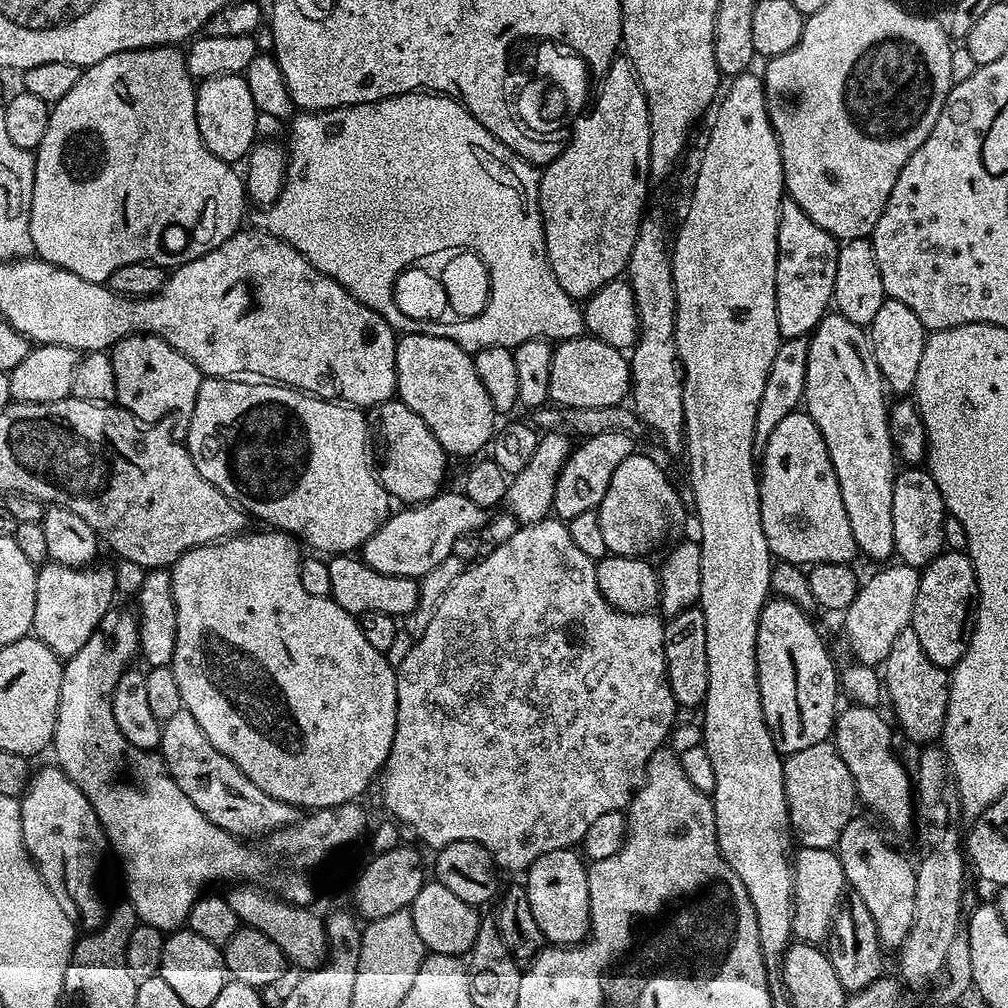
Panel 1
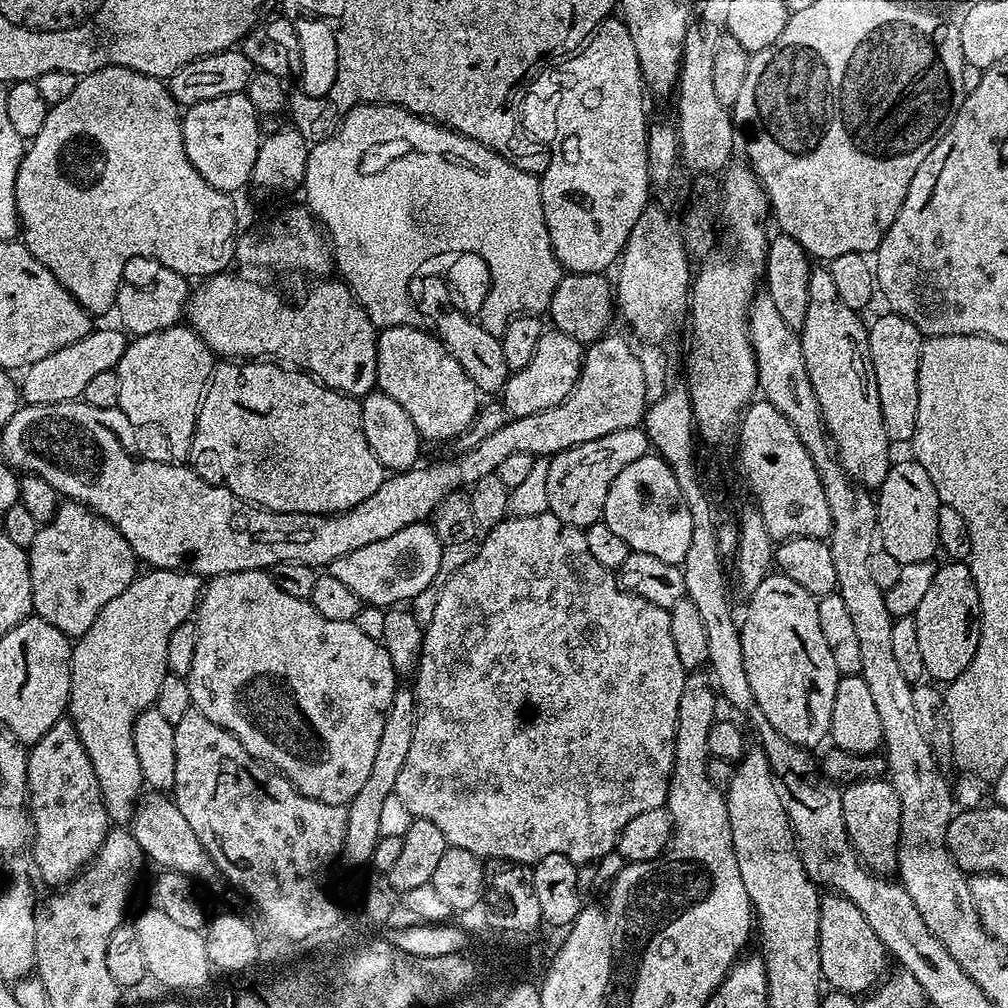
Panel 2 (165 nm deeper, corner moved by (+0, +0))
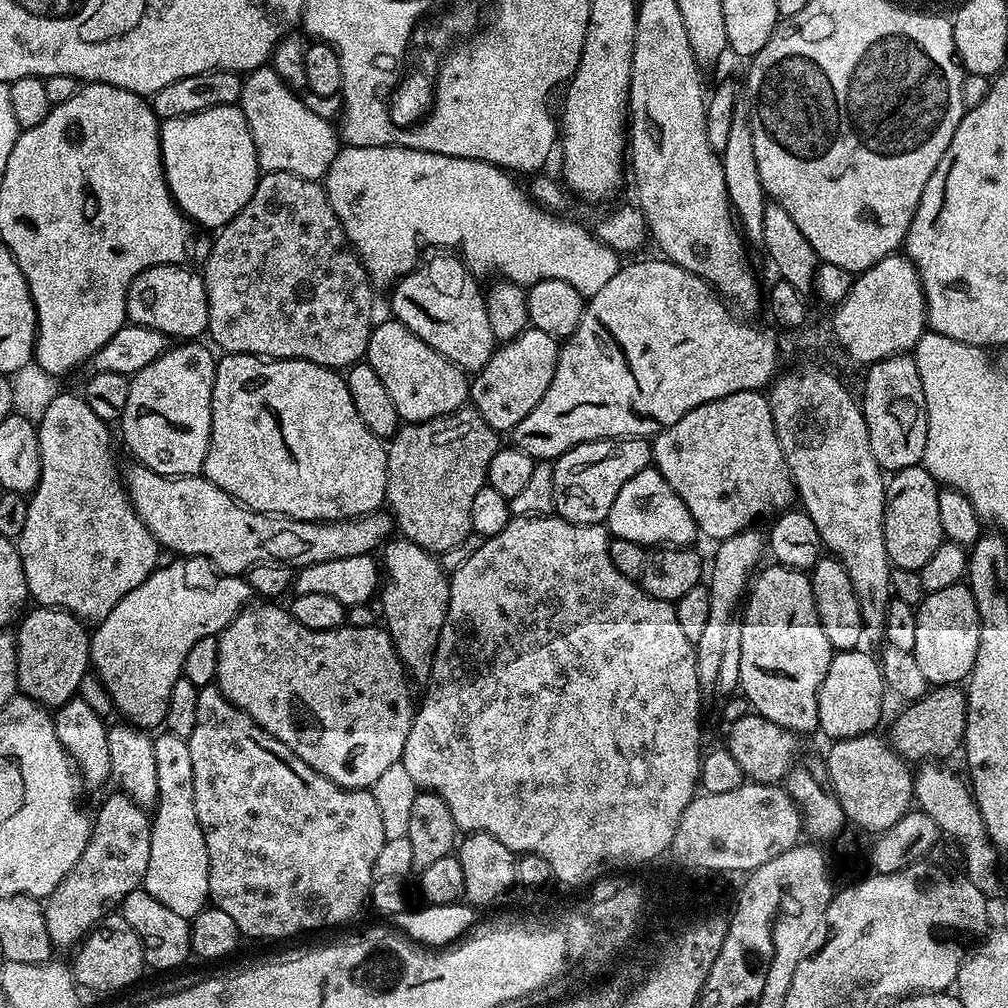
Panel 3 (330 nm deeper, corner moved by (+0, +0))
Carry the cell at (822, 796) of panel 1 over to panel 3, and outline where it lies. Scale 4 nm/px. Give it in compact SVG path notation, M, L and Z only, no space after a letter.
M950 684L933 687L923 699L915 700L905 708L908 709L889 726L886 735L887 743L901 760L924 762L929 758L938 758L940 754L948 756L963 745L968 702L959 687Z

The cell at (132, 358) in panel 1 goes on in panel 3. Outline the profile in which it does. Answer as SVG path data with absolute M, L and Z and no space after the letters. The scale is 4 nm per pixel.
M176 342L165 347L164 353L154 358L129 379L130 398L126 398L126 410L120 417L119 427L124 427L124 440L145 468L163 476L194 476L204 467L204 458L210 442L212 425L212 391L216 377L217 357L204 342Z

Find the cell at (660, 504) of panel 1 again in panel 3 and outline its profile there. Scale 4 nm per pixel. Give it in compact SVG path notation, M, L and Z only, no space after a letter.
M655 466L644 468L622 490L618 490L618 498L614 498L614 506L610 506L610 514L606 521L606 527L615 538L626 538L629 542L638 542L645 546L688 546L693 543L692 539L697 539L698 529L686 502L678 498L678 494L668 485L666 478Z

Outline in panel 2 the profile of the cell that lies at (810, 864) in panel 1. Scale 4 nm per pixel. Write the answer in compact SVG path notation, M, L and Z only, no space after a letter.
M824 894L820 898L818 954L823 983L829 989L855 997L875 989L880 984L885 975L884 963L889 963L890 960L878 934L874 934L870 922L862 918L862 910L858 910L858 906L854 906L854 902L850 902L846 897L835 894Z

